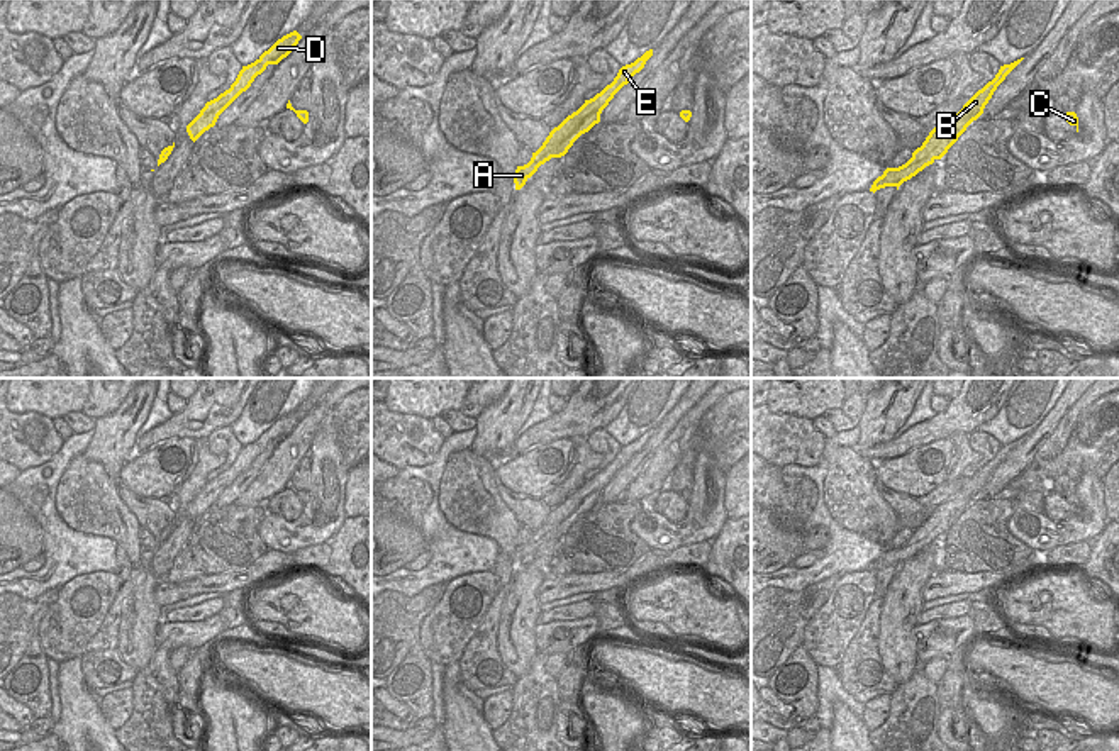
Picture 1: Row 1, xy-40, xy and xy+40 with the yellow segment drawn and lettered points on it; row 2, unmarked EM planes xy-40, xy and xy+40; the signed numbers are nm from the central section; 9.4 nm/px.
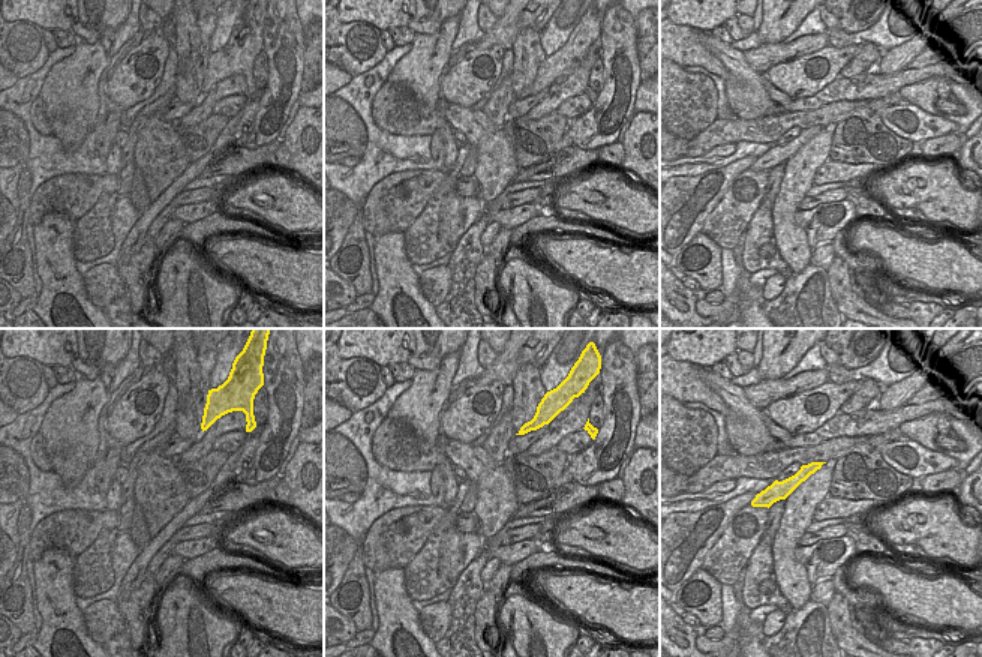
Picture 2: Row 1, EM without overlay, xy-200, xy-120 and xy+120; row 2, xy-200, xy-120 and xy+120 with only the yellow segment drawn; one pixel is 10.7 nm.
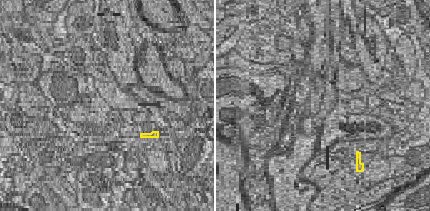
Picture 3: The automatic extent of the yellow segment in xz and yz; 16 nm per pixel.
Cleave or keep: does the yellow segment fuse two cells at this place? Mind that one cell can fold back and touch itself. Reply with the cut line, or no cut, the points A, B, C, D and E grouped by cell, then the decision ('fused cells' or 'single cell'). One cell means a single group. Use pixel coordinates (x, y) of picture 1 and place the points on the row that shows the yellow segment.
no cut; A B C D E; single cell

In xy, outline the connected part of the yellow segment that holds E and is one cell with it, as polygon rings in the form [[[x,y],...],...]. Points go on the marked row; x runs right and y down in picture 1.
[[[653,49],[646,51],[634,63],[622,66],[610,85],[607,85],[593,98],[585,100],[576,112],[568,115],[558,127],[554,127],[543,146],[532,153],[531,161],[524,166],[517,166],[514,175],[515,190],[521,190],[541,164],[551,158],[565,156],[582,134],[588,132],[595,124],[598,124],[602,110],[609,105],[614,95],[644,68],[651,56]]]

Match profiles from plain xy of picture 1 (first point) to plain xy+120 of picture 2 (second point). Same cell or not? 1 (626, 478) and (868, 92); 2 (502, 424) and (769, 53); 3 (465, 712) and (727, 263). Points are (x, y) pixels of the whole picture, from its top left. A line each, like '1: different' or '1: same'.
1: different
2: different
3: different

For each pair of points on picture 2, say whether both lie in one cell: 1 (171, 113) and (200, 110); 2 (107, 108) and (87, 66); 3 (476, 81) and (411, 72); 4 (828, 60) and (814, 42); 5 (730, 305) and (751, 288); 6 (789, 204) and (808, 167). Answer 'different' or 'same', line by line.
1: different
2: different
3: different
4: different
5: different
6: same

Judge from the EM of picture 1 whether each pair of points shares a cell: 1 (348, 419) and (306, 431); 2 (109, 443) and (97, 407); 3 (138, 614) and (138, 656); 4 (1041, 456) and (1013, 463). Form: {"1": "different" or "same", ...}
{"1": "different", "2": "different", "3": "same", "4": "different"}

